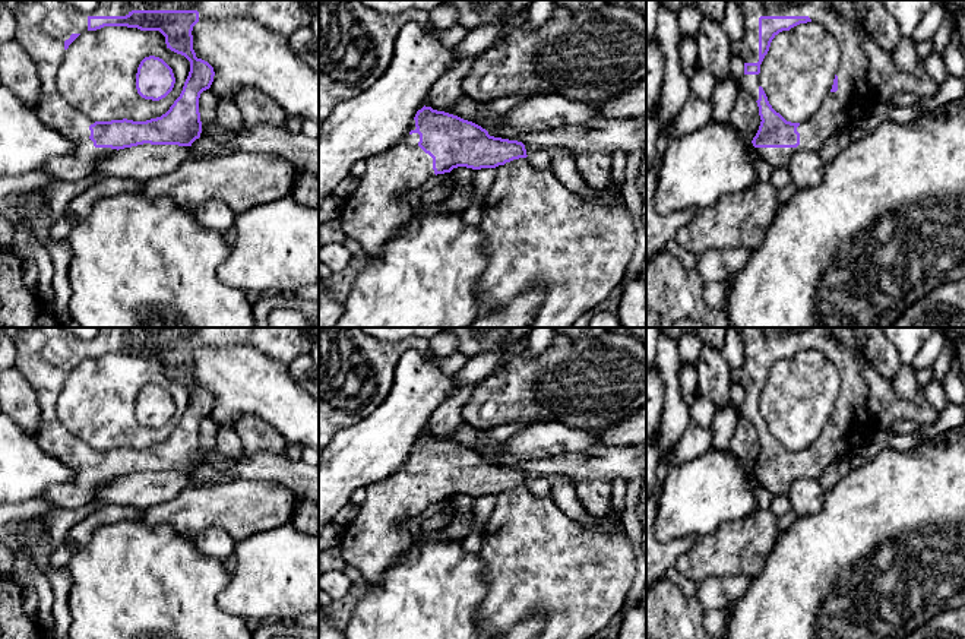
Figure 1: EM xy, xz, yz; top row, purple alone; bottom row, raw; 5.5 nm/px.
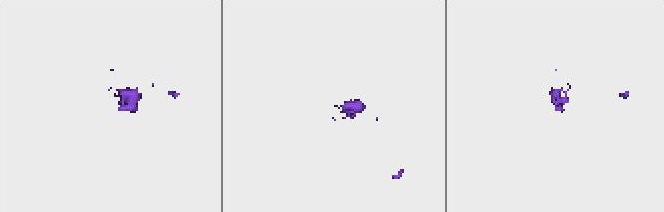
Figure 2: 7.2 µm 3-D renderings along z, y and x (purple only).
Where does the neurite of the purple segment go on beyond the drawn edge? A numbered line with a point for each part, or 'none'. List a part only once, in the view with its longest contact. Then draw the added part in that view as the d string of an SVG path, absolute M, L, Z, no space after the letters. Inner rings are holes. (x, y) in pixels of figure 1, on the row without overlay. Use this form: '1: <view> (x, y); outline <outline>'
1: xy (43, 354); outline M20 328L13 338L18 368L34 387L41 411L35 433L39 447L75 472L69 484L50 487L42 499L60 509L82 507L96 490L117 477L95 475L89 453L95 449L69 433L57 417L64 368L88 358L89 344L126 344L132 338L197 338L200 348L250 345L288 366L313 345L309 328L98 328L92 339L80 339L63 328Z

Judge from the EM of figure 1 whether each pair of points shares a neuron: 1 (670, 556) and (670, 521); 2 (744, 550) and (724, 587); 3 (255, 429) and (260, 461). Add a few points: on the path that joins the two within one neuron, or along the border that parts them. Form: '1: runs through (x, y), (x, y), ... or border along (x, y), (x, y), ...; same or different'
1: border along (698, 537), (676, 537), (661, 541); different
2: border along (750, 576), (712, 575), (699, 582); different
3: border along (243, 451), (247, 454), (284, 454); different

